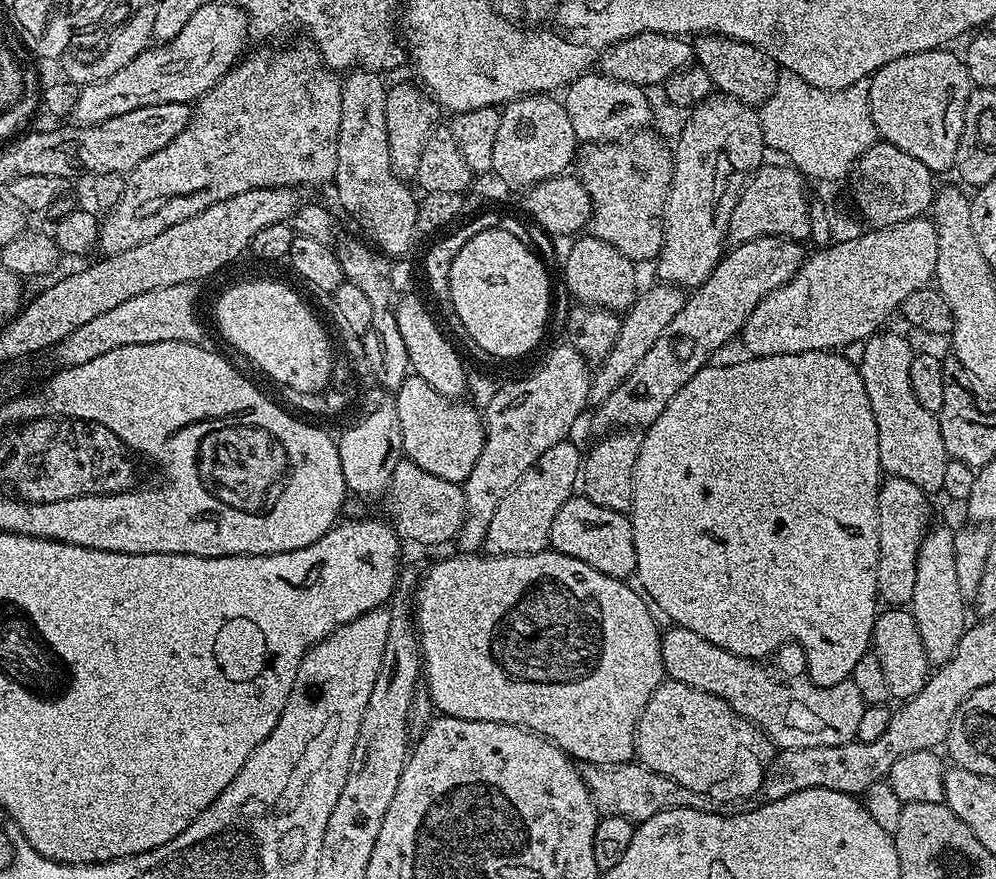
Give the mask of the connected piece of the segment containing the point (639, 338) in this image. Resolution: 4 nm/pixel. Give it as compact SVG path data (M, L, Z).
M656 282L653 285L653 288L648 288L645 292L643 289L627 312L623 313L620 329L614 344L610 347L608 357L591 373L592 385L588 391L588 398L593 405L599 406L603 400L610 398L610 394L614 394L614 390L618 390L618 386L622 386L622 382L626 382L626 378L630 378L630 374L634 374L634 366L638 366L638 362L642 362L642 358L646 358L650 346L654 346L654 342L658 342L662 330L666 330L666 326L673 320L674 314L678 314L678 310L682 310L686 299L685 289L663 282Z

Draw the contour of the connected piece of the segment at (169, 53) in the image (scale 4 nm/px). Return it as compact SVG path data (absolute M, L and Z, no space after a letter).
M210 2L195 12L178 35L163 46L138 54L134 62L126 62L126 66L122 66L118 74L110 74L110 78L83 85L78 102L74 102L71 123L94 126L118 118L118 114L130 114L130 110L166 102L191 105L205 96L241 59L240 51L247 36L250 36L250 17L243 8L230 2Z

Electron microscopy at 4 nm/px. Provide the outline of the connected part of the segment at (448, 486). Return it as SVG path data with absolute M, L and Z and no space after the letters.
M401 458L398 462L392 475L392 482L388 485L387 500L388 508L392 511L390 523L401 541L413 540L416 544L444 544L447 540L455 541L460 535L460 527L466 514L466 498L463 487L454 482L446 482L446 478L438 478L434 474L422 470L422 466L418 466L412 460Z

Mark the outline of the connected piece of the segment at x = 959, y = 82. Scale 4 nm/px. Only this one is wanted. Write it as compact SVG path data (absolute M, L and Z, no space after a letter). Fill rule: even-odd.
M952 50L903 56L879 68L867 81L870 116L877 137L885 144L898 146L898 150L906 150L910 158L918 158L933 170L955 165L966 102L974 87L963 59L948 51Z

